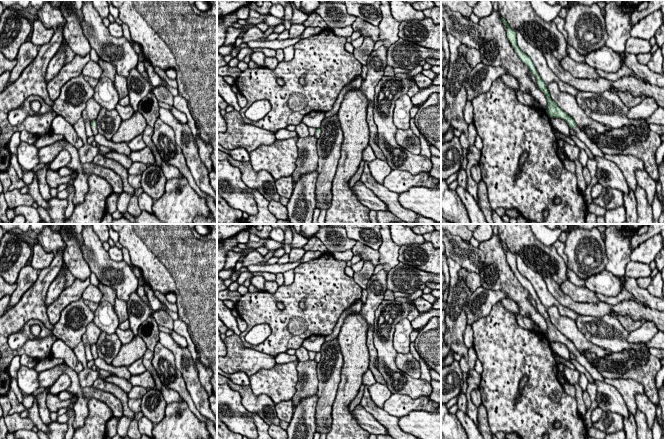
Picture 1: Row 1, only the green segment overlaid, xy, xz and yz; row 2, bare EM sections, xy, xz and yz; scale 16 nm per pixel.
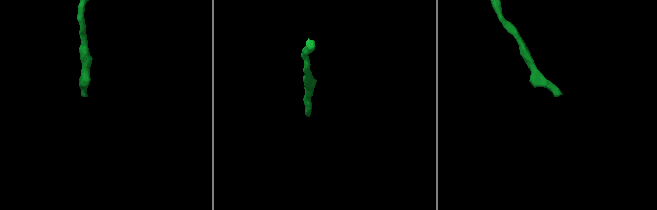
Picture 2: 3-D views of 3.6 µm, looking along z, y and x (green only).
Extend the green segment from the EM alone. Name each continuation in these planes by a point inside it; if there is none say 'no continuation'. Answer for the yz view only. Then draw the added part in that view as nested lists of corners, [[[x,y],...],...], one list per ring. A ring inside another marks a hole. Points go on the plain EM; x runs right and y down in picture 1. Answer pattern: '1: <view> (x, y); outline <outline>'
1: yz (581, 359); outline [[[575,350],[574,352],[572,352],[575,356],[575,360],[580,363],[591,375],[591,377],[593,378],[593,380],[598,380],[598,381],[604,381],[605,379],[603,378],[603,376],[597,371],[596,368],[594,368],[590,362],[587,361],[587,359],[585,358],[585,356],[581,355],[580,352],[578,350]]]

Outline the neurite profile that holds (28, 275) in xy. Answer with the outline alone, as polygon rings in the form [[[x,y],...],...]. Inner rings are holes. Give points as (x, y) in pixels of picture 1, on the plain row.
[[[26,264],[21,268],[16,285],[16,290],[12,293],[8,309],[15,306],[23,294],[35,283],[38,278],[39,271],[34,269],[30,264]]]

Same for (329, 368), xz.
[[[337,338],[325,341],[321,346],[321,359],[317,364],[319,380],[316,405],[316,432],[327,434],[332,425],[332,407],[341,379],[343,356]]]

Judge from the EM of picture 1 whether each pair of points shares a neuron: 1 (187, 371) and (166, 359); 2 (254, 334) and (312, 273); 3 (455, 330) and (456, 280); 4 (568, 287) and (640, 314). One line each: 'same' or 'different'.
1: different
2: different
3: same
4: different

